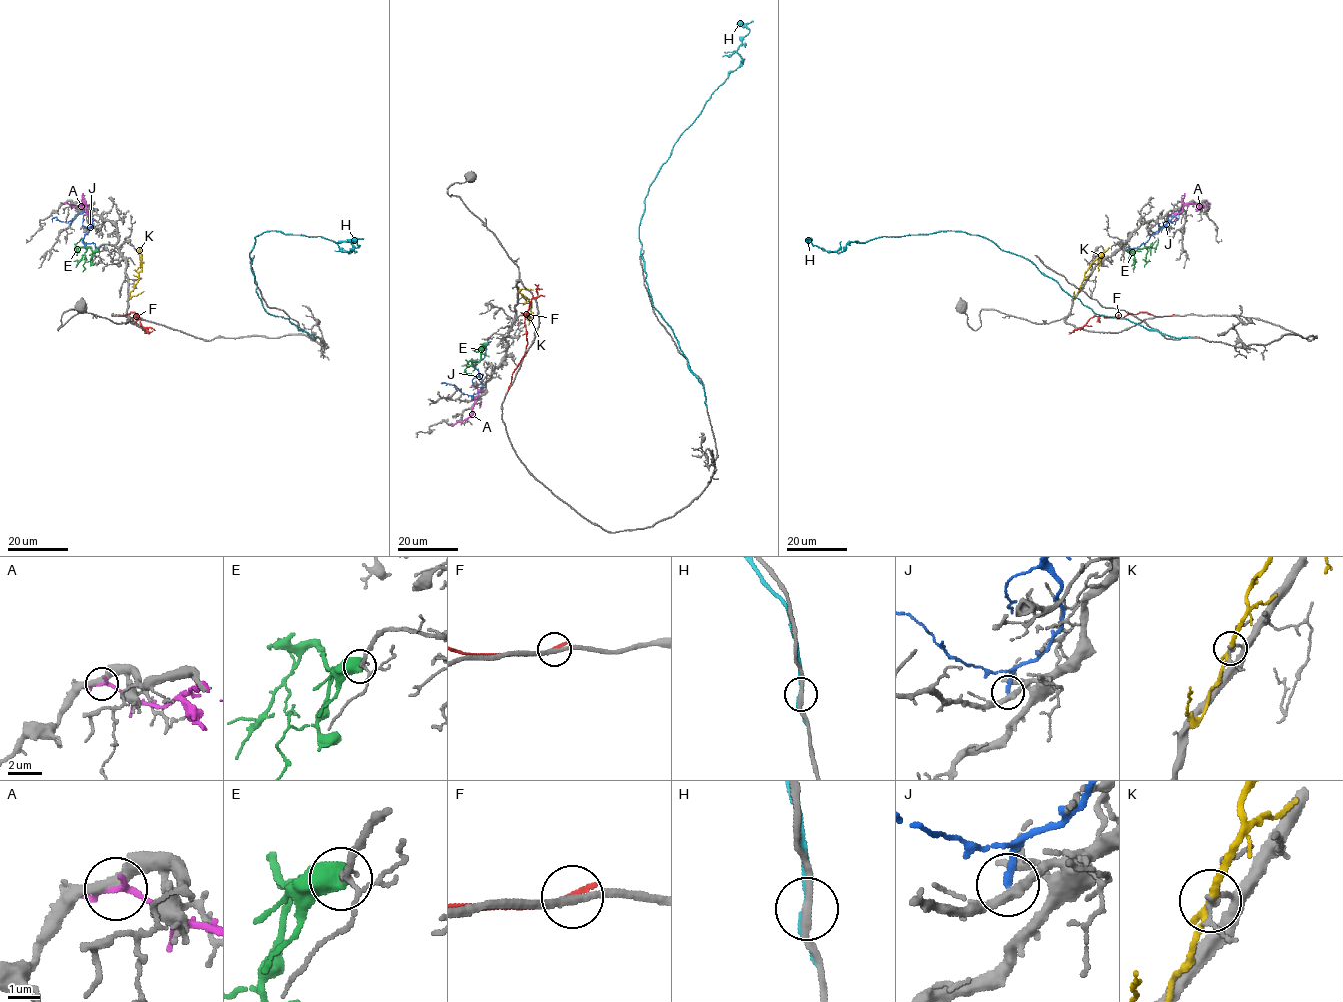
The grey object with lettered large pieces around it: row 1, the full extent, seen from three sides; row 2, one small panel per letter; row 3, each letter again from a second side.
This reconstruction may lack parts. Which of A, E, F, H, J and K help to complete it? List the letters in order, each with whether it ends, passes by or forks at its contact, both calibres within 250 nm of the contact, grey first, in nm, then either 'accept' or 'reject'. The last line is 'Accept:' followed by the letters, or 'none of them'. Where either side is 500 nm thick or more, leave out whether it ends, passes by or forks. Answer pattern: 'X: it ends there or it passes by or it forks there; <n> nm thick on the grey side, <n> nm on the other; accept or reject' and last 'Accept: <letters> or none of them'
A: it passes by; 300 nm thick on the grey side, 200 nm on the other; reject
E: 280 nm thick on the grey side, 700 nm on the other; accept
F: it ends there; 240 nm thick on the grey side, 180 nm on the other; reject
H: it passes by; 240 nm thick on the grey side, 240 nm on the other; reject
J: it ends there; 320 nm thick on the grey side, 200 nm on the other; reject
K: it forks there; 90 nm thick on the grey side, 200 nm on the other; reject
Accept: E

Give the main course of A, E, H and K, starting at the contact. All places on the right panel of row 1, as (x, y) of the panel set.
A: (1208, 203), (1204, 206), (1185, 203), (1180, 213), (1176, 213), (1174, 220)
E: (1128, 250), (1154, 247), (1157, 237)
H: (1185, 337), (1096, 314), (1030, 261), (977, 234), (941, 231), (881, 236), (852, 241), (839, 253), (808, 239)
K: (1081, 284), (1088, 268), (1100, 256), (1099, 270)

